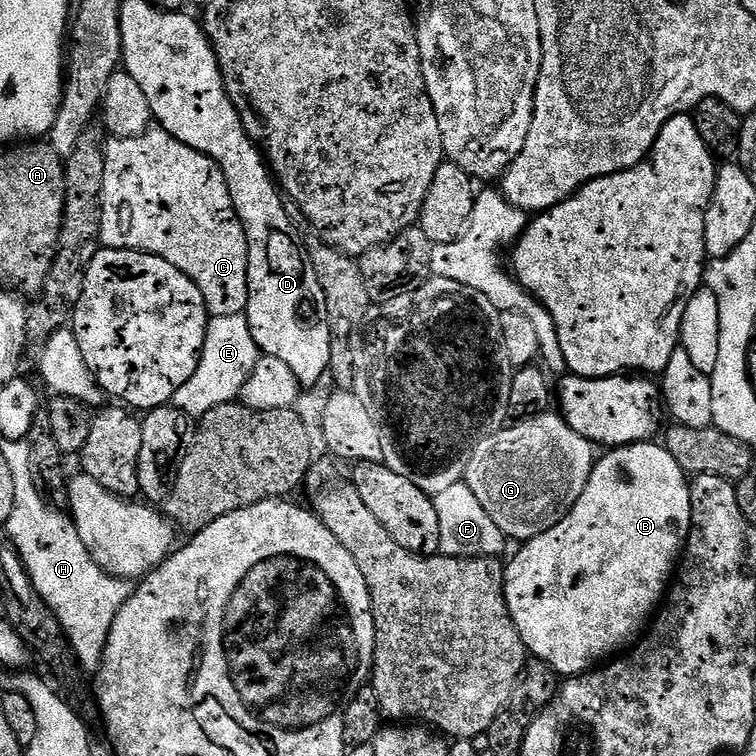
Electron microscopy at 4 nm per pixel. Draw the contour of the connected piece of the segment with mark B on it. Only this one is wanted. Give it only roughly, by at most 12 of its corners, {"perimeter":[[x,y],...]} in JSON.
{"perimeter":[[663,443],[595,461],[504,569],[564,678],[623,653],[692,528]]}

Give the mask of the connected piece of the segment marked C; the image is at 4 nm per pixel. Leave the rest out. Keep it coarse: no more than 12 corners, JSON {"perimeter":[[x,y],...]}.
{"perimeter":[[105,143],[99,243],[162,257],[209,317],[248,306],[248,233],[209,156]]}

